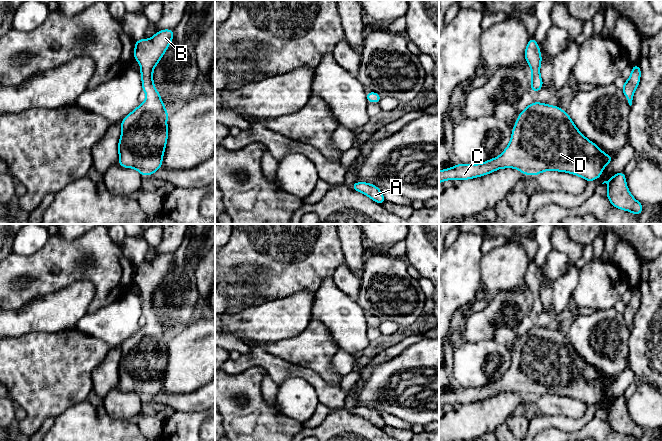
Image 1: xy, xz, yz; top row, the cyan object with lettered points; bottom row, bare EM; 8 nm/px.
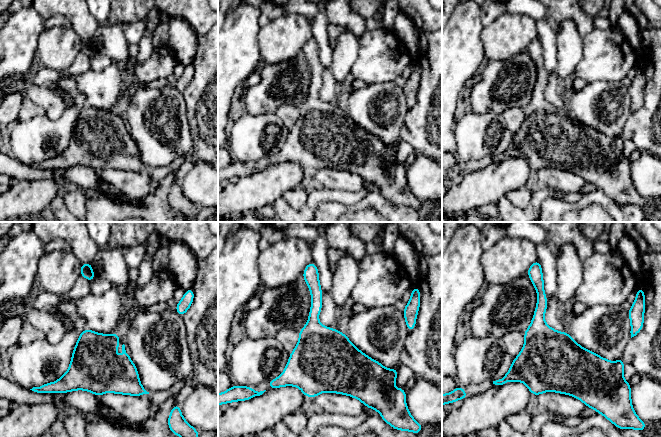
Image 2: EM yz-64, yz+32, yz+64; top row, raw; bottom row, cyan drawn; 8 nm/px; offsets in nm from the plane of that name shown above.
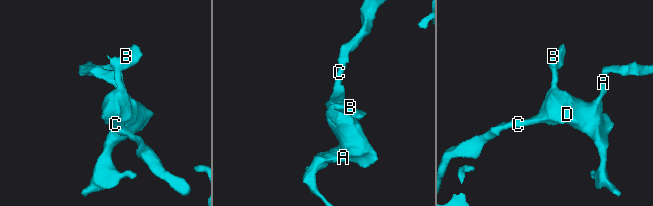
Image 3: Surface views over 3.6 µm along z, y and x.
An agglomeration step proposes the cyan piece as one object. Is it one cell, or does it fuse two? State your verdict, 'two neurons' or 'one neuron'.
one neuron

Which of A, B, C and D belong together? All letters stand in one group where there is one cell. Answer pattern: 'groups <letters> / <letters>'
groups A B C D

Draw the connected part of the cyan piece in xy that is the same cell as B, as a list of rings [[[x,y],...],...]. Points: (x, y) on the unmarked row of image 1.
[[[173,253],[160,254],[147,264],[142,262],[134,265],[133,281],[141,290],[142,314],[147,321],[144,327],[130,336],[120,347],[121,359],[118,366],[118,388],[124,392],[134,392],[142,400],[149,400],[162,391],[163,377],[168,362],[167,342],[168,336],[162,326],[159,316],[153,307],[153,294],[163,281],[174,261]]]

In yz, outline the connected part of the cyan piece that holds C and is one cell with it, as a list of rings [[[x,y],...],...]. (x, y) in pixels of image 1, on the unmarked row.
[[[540,326],[528,329],[519,339],[512,354],[509,369],[500,380],[480,388],[458,388],[439,395],[439,407],[444,404],[468,404],[490,398],[497,393],[516,392],[523,399],[536,400],[547,394],[567,396],[587,406],[598,403],[606,389],[614,383],[588,364],[575,350],[568,337],[559,330]]]

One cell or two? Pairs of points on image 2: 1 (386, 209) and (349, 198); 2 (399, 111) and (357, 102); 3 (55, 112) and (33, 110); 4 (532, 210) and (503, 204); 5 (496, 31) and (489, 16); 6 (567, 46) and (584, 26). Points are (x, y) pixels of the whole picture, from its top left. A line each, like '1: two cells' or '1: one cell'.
1: two cells
2: one cell
3: two cells
4: one cell
5: two cells
6: two cells

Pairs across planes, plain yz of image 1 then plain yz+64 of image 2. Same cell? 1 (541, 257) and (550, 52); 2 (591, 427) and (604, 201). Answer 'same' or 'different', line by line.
1: same
2: same

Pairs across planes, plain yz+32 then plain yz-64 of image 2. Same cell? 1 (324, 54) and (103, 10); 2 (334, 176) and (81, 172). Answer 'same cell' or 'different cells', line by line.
1: same cell
2: different cells

